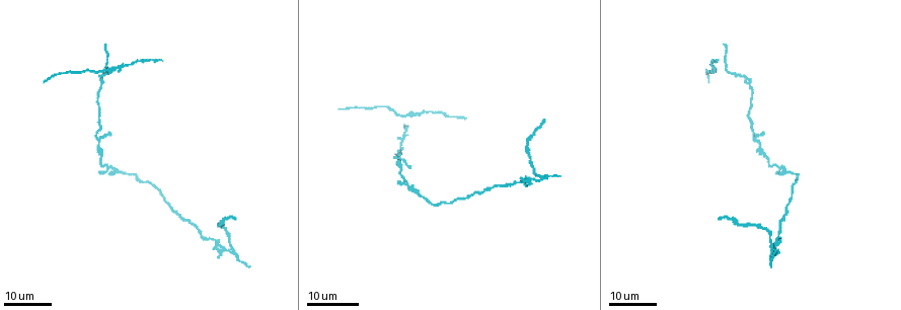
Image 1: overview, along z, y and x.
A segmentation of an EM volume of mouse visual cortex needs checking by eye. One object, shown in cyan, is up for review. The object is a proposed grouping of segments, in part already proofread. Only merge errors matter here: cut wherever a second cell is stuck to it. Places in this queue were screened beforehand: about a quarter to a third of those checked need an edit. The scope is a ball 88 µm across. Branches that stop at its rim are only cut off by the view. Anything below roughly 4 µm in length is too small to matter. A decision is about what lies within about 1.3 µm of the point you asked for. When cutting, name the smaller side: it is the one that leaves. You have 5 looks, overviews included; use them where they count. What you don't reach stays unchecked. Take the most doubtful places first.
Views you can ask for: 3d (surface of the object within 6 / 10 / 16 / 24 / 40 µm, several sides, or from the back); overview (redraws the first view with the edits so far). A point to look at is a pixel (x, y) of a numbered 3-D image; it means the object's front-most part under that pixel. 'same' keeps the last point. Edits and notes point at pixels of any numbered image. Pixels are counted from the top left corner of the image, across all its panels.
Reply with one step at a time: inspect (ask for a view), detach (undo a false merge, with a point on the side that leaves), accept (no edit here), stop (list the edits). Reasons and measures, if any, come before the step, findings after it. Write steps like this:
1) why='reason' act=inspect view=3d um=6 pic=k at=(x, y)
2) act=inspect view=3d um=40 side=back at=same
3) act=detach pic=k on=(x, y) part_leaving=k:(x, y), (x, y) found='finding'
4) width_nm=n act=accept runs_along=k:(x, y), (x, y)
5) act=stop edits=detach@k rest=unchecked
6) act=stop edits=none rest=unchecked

why='two arms in line, one across' act=inspect view=3d um=16 pic=1 at=(744, 78)

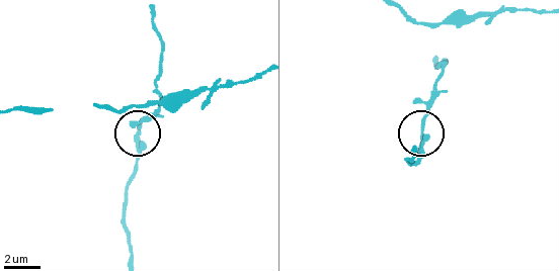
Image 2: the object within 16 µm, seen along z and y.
why='zoom in' act=inspect view=3d um=6 pic=2 at=(420, 130)

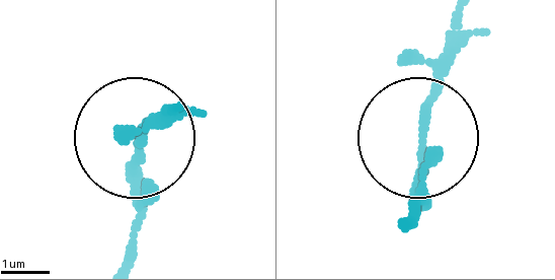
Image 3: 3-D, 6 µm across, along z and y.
width_nm=140 act=accept found='all the same cell'

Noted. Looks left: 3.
act=inspect view=3d um=16 pic=1 at=(406, 116)

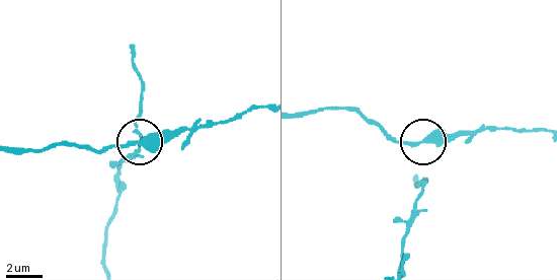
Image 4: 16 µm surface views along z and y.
act=inspect view=3d um=10 pic=4 at=(136, 141)

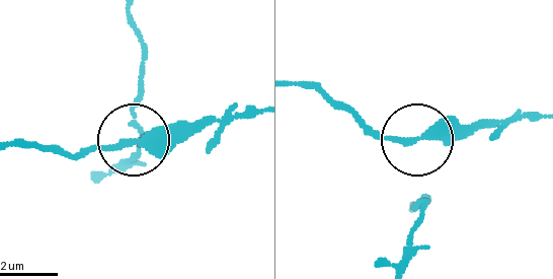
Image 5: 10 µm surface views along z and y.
side_arm_um=13 act=accept found='one cell here'

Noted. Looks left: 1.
act=stop edits=none rest=unchecked

